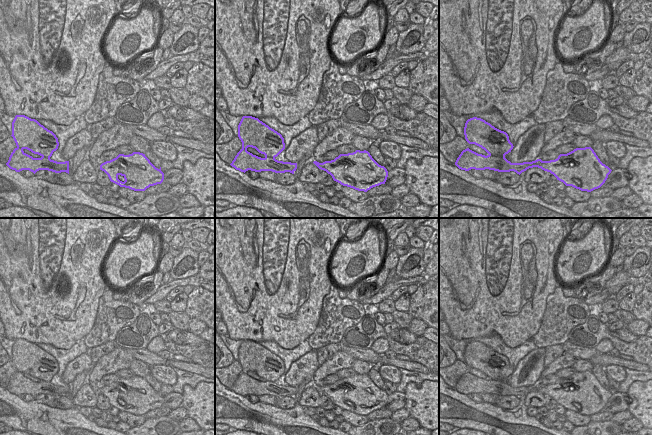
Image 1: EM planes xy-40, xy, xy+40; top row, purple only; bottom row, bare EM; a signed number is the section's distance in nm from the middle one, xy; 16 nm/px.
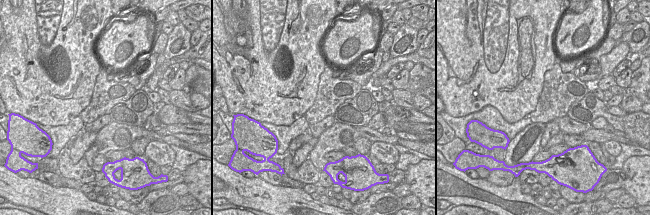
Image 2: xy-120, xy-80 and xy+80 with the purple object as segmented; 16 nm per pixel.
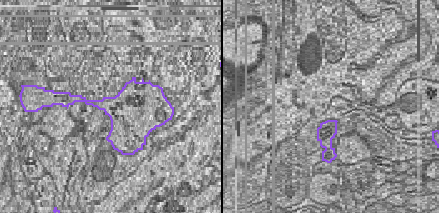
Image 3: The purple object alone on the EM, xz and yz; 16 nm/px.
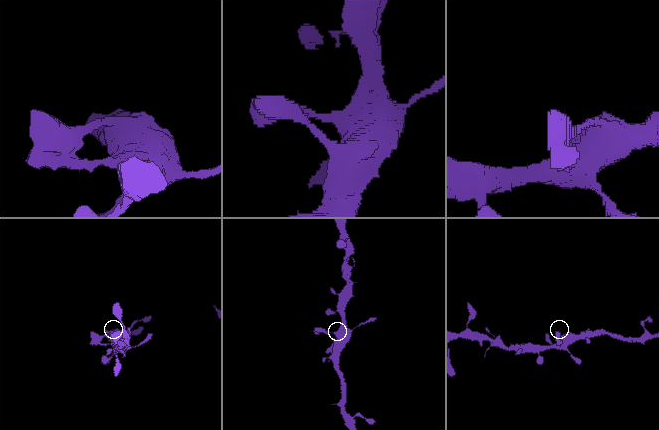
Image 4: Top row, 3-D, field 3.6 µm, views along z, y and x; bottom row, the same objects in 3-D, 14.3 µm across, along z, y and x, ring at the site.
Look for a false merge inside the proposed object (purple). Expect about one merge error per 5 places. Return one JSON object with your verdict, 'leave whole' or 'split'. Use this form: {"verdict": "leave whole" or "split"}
{"verdict": "leave whole"}

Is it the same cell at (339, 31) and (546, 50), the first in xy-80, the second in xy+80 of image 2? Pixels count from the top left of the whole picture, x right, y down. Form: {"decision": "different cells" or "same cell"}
{"decision": "different cells"}

